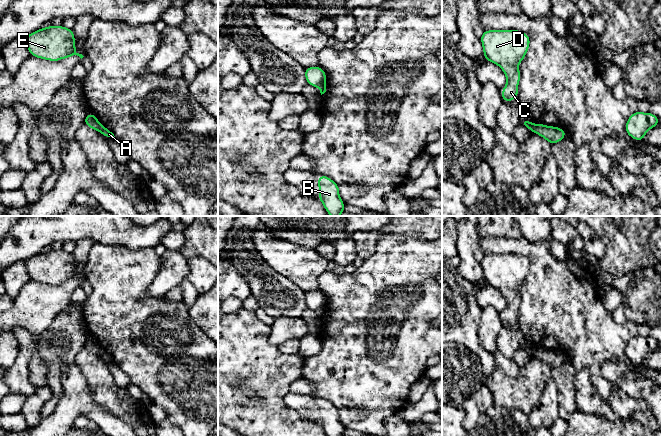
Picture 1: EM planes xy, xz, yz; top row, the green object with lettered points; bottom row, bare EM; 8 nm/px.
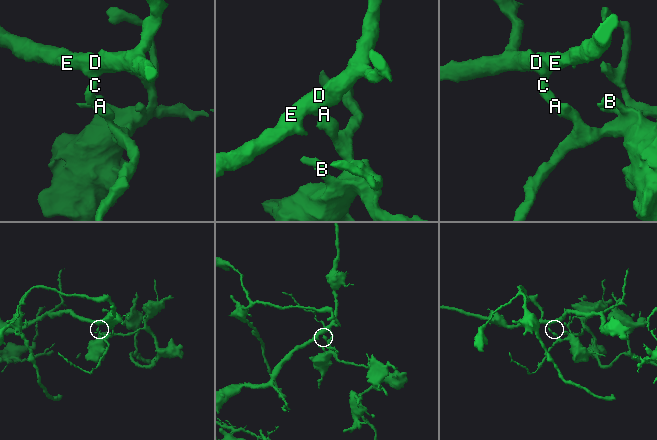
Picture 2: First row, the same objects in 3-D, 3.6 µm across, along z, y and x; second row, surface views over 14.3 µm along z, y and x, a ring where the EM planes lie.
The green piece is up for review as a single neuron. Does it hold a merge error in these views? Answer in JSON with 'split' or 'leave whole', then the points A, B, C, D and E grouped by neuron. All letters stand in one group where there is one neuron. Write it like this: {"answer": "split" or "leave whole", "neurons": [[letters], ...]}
{"answer": "split", "neurons": [["A", "B"], ["C", "D", "E"]]}

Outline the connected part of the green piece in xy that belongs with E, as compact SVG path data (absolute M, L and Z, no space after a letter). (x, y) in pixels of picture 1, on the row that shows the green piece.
M48 26L24 37L31 56L50 61L59 61L73 55L84 57L76 52L72 29L63 26Z

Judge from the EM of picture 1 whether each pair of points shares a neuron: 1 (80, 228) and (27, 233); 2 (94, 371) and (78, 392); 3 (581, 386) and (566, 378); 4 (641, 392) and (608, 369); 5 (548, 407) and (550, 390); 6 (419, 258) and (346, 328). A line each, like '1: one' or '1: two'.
1: one
2: two
3: two
4: one
5: one
6: one

